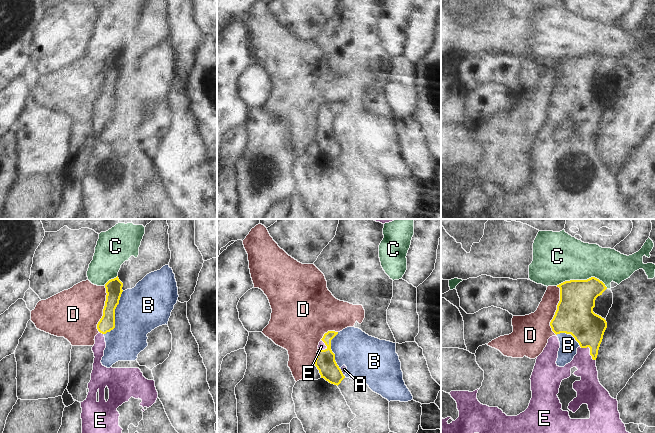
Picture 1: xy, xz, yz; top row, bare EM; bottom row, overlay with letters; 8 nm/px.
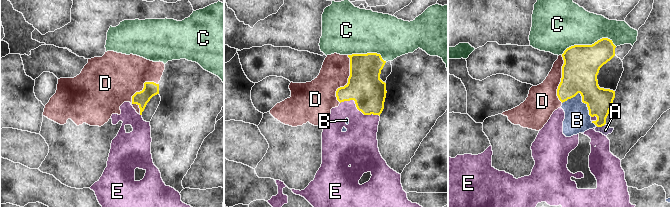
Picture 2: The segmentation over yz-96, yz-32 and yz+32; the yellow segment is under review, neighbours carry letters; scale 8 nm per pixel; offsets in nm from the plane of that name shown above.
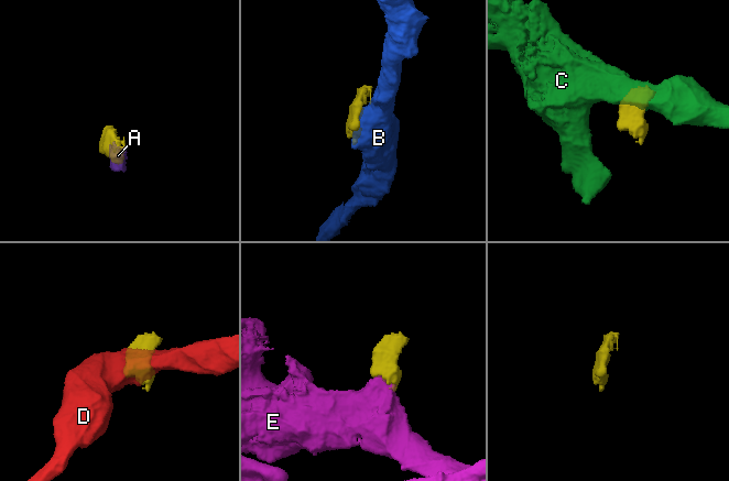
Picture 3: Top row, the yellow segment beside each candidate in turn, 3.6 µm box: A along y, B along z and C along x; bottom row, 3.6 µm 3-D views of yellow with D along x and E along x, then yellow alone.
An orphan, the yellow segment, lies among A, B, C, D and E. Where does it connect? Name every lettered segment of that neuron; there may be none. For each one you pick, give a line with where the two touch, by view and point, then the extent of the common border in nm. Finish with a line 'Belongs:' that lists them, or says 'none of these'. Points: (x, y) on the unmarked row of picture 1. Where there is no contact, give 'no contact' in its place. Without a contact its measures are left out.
E: contact yz (590, 126); length 170 nm
Belongs: E

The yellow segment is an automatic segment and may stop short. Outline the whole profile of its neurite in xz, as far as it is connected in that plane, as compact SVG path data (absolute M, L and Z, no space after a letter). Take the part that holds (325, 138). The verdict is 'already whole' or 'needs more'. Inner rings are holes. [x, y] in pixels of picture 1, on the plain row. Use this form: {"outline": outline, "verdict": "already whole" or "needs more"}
{"outline": "M328 107L319 118L315 142L319 146L321 154L331 160L339 161L345 154L341 145L335 137L335 130L331 126L331 116L338 110L335 107Z", "verdict": "needs more"}

